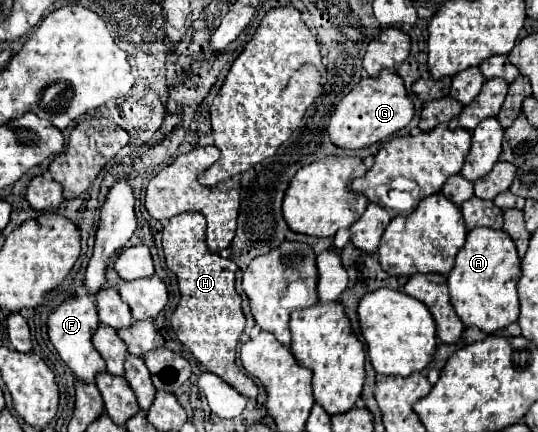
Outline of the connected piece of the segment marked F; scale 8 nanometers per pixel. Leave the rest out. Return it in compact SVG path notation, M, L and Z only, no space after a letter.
M90 296L68 298L60 306L56 306L54 312L50 312L50 316L48 316L50 342L54 344L54 348L60 354L60 358L70 366L70 370L76 376L76 380L84 380L84 382L90 380L90 382L94 382L96 374L106 370L106 364L104 364L102 356L96 352L96 348L90 342L90 338L96 332L98 324L100 324L100 320L98 320L96 304L94 304L94 300Z

